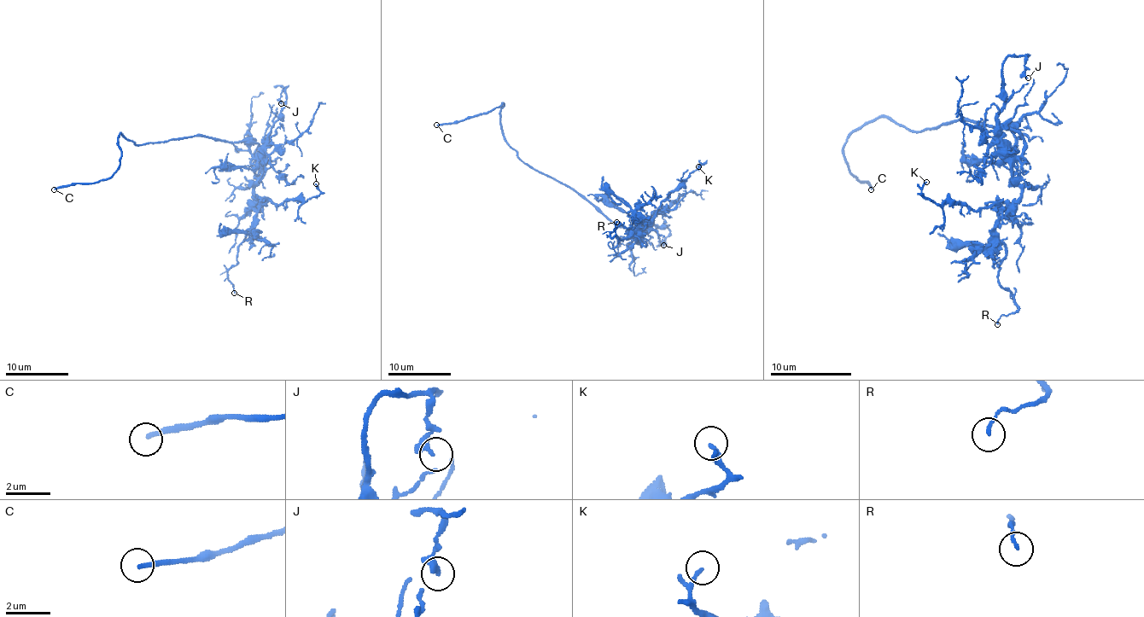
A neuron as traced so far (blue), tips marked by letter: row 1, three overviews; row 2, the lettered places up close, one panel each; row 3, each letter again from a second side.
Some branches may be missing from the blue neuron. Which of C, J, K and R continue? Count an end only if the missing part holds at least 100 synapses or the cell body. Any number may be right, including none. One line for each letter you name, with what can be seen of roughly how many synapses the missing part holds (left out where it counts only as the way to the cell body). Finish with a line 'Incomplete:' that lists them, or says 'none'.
Incomplete: C

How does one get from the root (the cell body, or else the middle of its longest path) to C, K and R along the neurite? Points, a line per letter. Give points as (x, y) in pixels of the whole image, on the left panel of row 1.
C: (204, 136), (134, 144), (121, 133), (119, 136), (119, 147), (121, 152), (119, 165), (107, 178), (54, 189)
K: (204, 136), (243, 141), (250, 147), (256, 167), (256, 199), (277, 205), (307, 200), (320, 193), (316, 183)
R: (204, 136), (243, 141), (256, 167), (256, 216), (239, 246), (237, 263), (228, 270), (234, 293)

